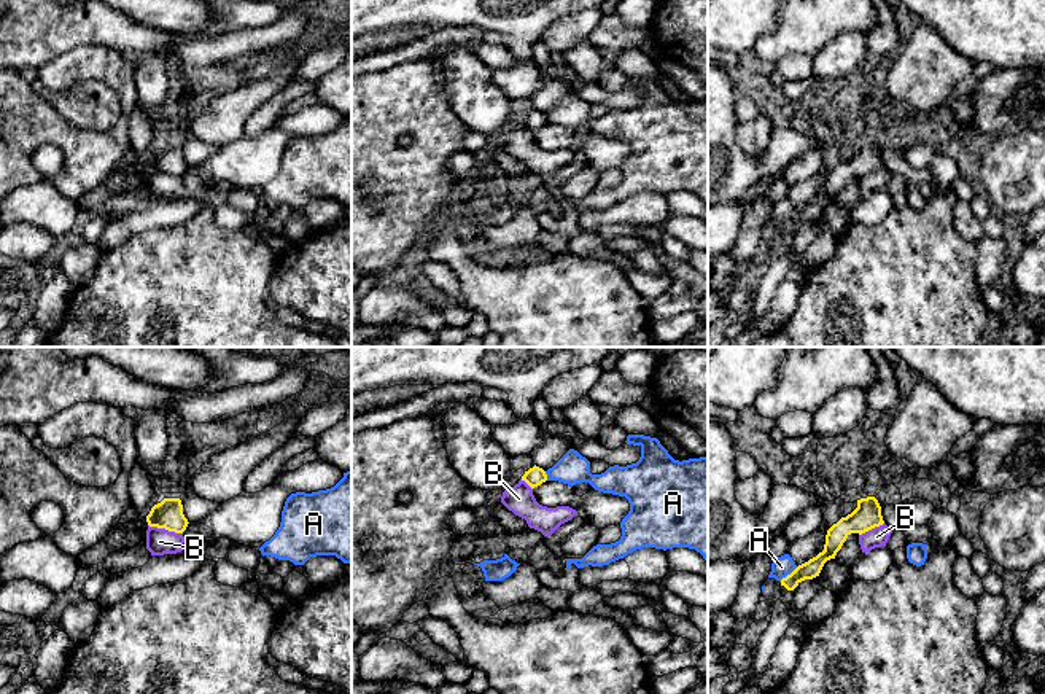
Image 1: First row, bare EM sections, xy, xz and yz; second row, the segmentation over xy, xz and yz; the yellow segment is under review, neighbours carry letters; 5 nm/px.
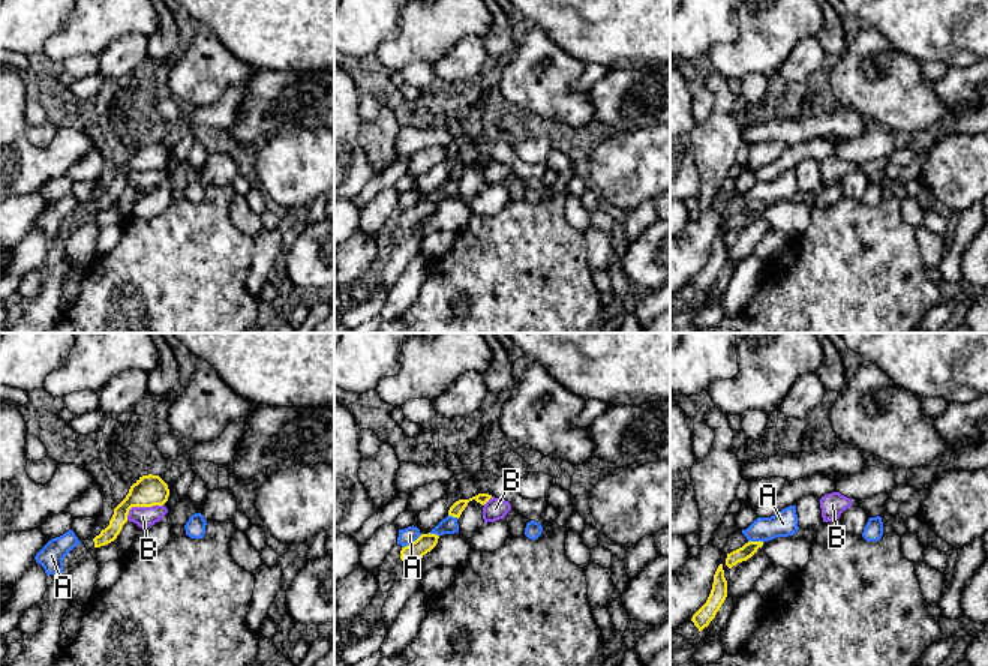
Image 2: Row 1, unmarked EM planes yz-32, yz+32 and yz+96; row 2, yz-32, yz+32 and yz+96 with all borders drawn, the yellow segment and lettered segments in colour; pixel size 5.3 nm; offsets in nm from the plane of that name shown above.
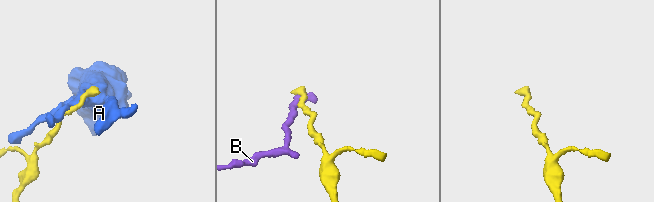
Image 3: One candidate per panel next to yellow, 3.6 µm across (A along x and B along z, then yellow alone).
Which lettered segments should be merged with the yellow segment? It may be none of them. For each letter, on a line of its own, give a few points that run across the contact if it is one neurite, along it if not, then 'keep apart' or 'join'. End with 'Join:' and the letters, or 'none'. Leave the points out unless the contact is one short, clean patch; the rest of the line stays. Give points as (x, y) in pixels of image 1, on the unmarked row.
A: line yz (797, 210), (780, 225); keep apart
B: line xy (148, 167), (182, 177); keep apart
Join: none

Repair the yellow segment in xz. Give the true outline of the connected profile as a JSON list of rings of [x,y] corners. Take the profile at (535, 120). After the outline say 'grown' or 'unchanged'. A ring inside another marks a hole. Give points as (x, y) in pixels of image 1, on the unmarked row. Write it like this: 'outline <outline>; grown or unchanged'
outline [[[534,108],[528,115],[525,115],[525,118],[522,119],[522,124],[525,124],[531,132],[534,132],[547,124],[547,118],[542,111]]]; unchanged

